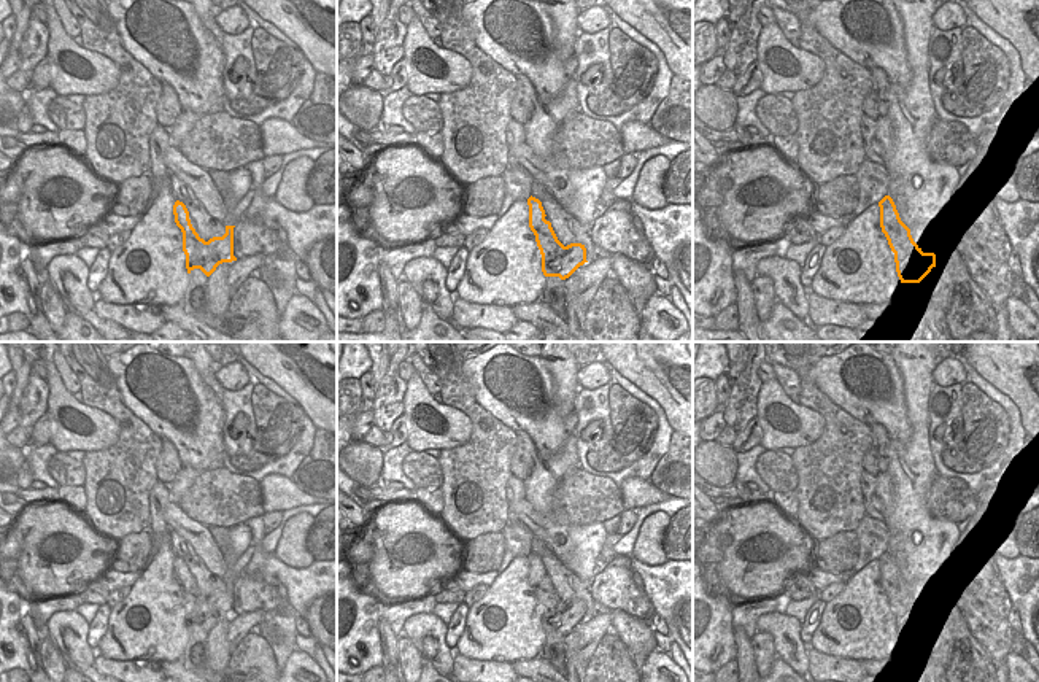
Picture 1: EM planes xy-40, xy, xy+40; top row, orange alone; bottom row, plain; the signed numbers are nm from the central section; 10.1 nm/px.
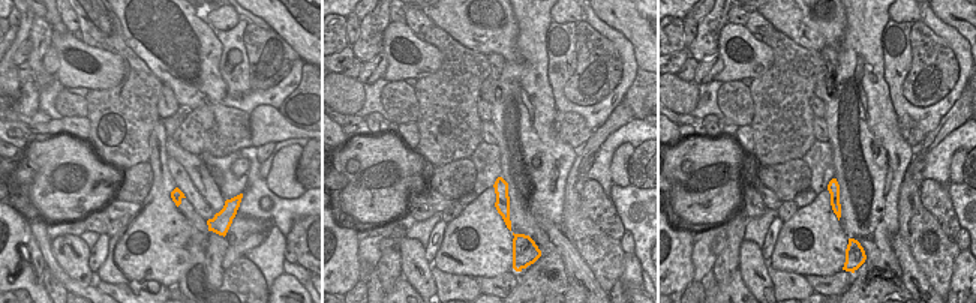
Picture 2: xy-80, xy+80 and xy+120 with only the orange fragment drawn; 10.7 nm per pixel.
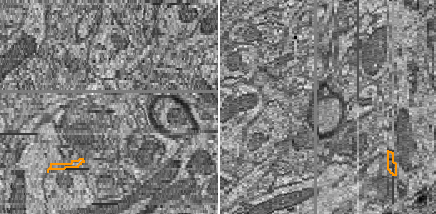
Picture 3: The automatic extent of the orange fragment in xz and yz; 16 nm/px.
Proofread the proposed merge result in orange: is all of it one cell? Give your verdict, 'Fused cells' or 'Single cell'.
Fused cells.

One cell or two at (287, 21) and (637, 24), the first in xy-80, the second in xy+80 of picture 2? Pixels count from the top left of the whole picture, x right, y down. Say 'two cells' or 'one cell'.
one cell

